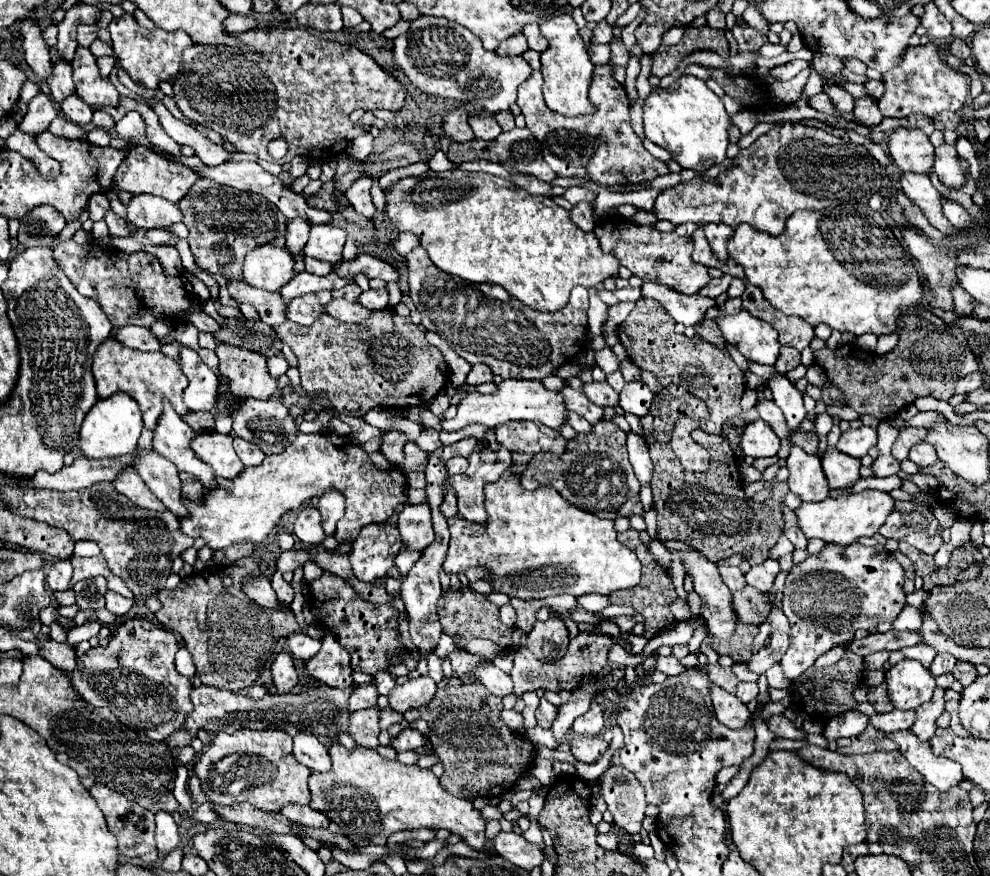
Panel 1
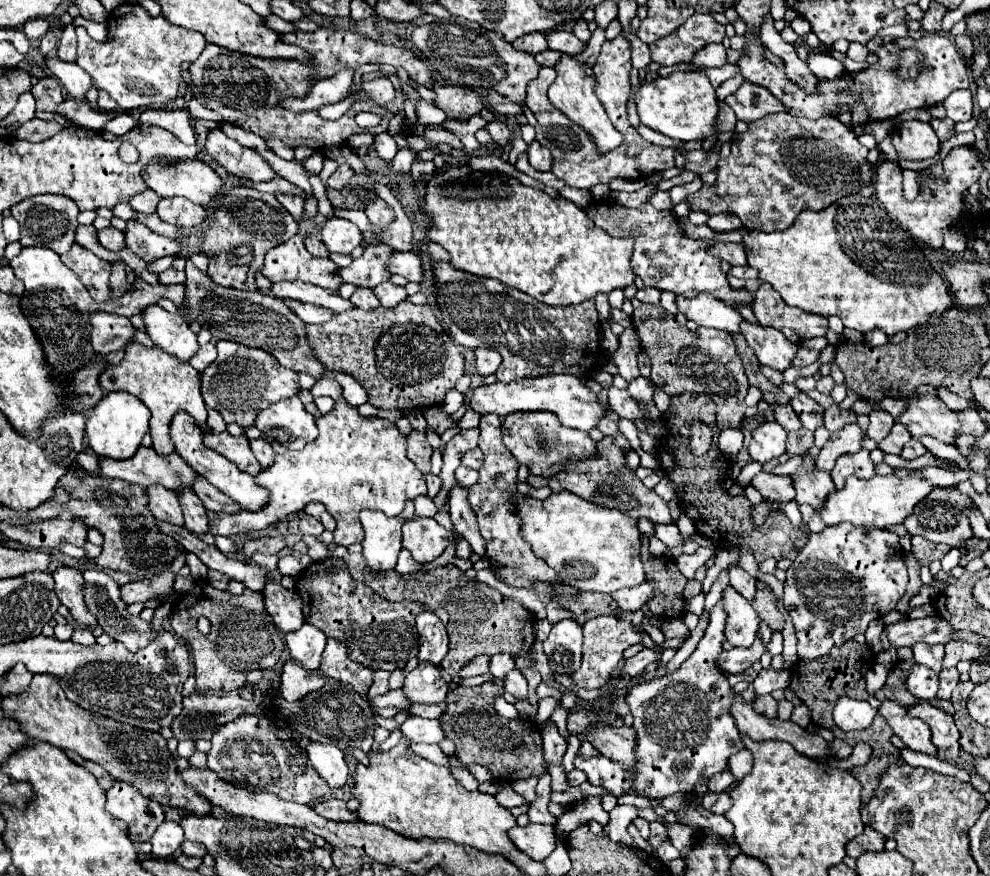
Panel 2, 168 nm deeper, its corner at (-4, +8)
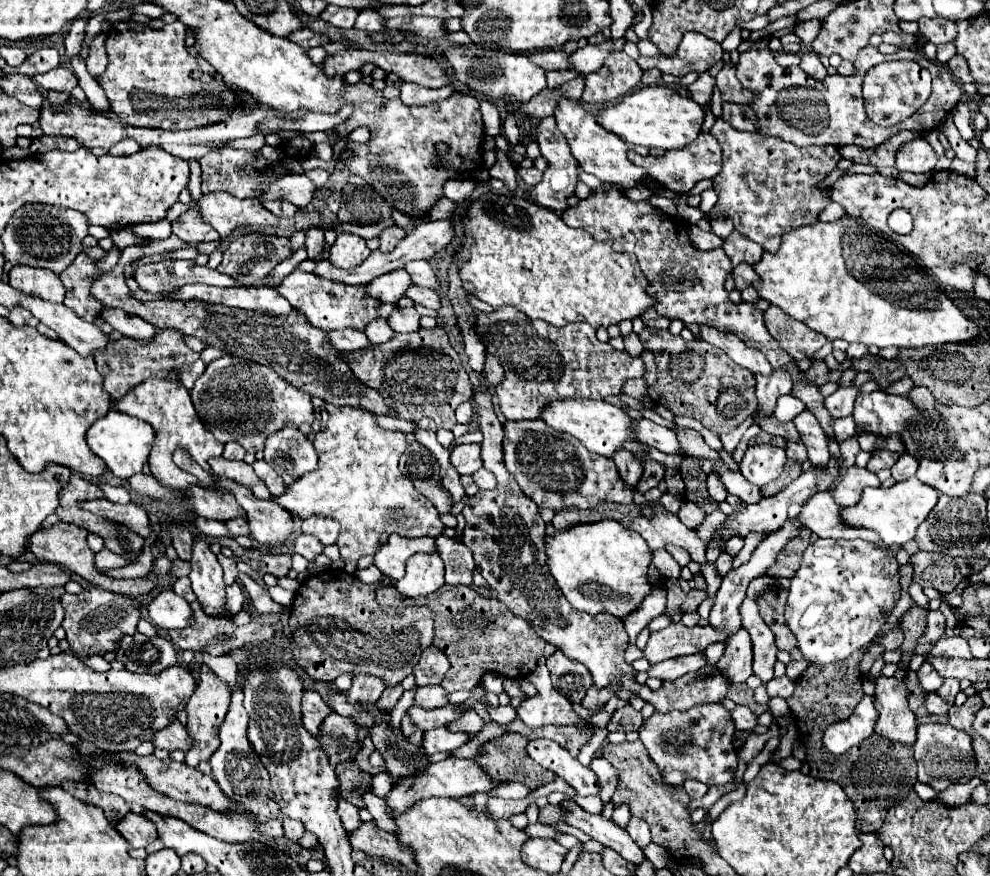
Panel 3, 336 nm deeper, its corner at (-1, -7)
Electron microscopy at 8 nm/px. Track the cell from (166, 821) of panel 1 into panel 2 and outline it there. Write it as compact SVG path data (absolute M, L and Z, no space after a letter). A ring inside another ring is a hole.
M164 820L160 824L160 828L154 832L152 836L152 854L156 858L168 858L174 854L176 848L180 848L180 844L184 842L184 832L182 826L178 822L172 820Z

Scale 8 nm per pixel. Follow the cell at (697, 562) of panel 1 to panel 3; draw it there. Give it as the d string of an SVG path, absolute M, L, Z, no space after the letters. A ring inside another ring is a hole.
M739 629L737 635L731 635L727 639L727 649L723 657L715 663L715 667L721 675L727 677L729 683L743 683L753 675L751 661L753 649L749 643L749 633L745 629Z

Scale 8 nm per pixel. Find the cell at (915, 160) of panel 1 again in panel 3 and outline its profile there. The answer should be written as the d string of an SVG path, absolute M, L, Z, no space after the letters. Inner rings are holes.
M917 137L905 143L897 151L895 167L899 171L909 171L909 173L929 173L935 169L935 163L937 163L937 155L933 147L925 139Z

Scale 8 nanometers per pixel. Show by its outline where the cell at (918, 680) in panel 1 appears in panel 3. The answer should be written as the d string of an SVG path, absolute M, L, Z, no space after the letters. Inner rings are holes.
M929 693L925 699L925 705L927 705L929 713L933 713L933 715L947 715L949 713L949 703L945 699L941 699L937 693Z

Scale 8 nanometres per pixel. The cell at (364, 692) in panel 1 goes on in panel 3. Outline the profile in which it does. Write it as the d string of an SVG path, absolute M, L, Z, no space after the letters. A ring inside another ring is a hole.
M397 685L397 687L387 687L387 689L383 691L383 695L381 695L381 699L377 701L377 705L383 707L383 709L387 709L387 711L391 711L391 709L395 707L395 703L399 701L401 695L403 695L403 687L401 687L401 685Z

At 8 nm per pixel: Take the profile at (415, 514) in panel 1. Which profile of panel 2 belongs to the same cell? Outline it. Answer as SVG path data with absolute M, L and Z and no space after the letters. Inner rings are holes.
M414 516L410 520L404 520L402 534L404 548L412 552L418 564L430 564L452 542L452 534L444 530L434 518Z

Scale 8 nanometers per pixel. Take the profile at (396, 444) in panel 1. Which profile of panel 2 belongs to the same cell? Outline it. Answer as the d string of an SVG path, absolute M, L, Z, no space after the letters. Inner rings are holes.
M412 430L412 432L408 434L408 440L406 440L406 454L408 454L408 458L420 468L420 472L424 472L424 474L430 472L432 446L428 444L424 432Z

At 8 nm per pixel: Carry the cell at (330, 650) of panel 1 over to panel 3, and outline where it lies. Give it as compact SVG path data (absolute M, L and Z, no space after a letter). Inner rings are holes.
M355 675L353 685L347 691L347 697L351 703L361 701L361 703L375 703L381 693L385 691L385 683L373 675Z

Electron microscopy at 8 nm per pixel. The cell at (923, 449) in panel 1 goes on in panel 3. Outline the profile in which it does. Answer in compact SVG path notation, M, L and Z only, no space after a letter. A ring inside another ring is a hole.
M905 453L905 455L901 455L901 457L897 459L897 463L891 467L891 473L893 473L895 481L903 481L903 479L913 477L915 471L917 471L917 467L919 467L919 461L917 461L915 457L911 457L911 455Z

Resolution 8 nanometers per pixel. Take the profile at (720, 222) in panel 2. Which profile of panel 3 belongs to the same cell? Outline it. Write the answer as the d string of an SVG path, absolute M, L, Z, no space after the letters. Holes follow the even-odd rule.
M717 217L717 219L711 219L711 227L715 235L725 239L733 231L733 221L729 217Z

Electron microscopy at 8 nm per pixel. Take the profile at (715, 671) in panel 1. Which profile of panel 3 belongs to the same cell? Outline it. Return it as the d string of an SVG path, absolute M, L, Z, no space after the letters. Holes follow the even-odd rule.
M745 683L731 685L731 687L729 687L729 693L727 693L727 699L735 701L737 705L745 705L745 707L749 707L755 715L761 715L761 713L769 711L767 705L757 705L757 703L755 703L755 699L753 699L753 689L749 689Z

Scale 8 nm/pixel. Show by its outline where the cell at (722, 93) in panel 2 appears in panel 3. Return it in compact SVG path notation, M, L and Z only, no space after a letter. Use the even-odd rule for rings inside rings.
M727 63L719 73L717 73L717 89L721 91L725 101L735 101L735 103L749 103L749 95L753 97L753 93L745 91L741 87L741 83L735 77L735 67L731 63Z

